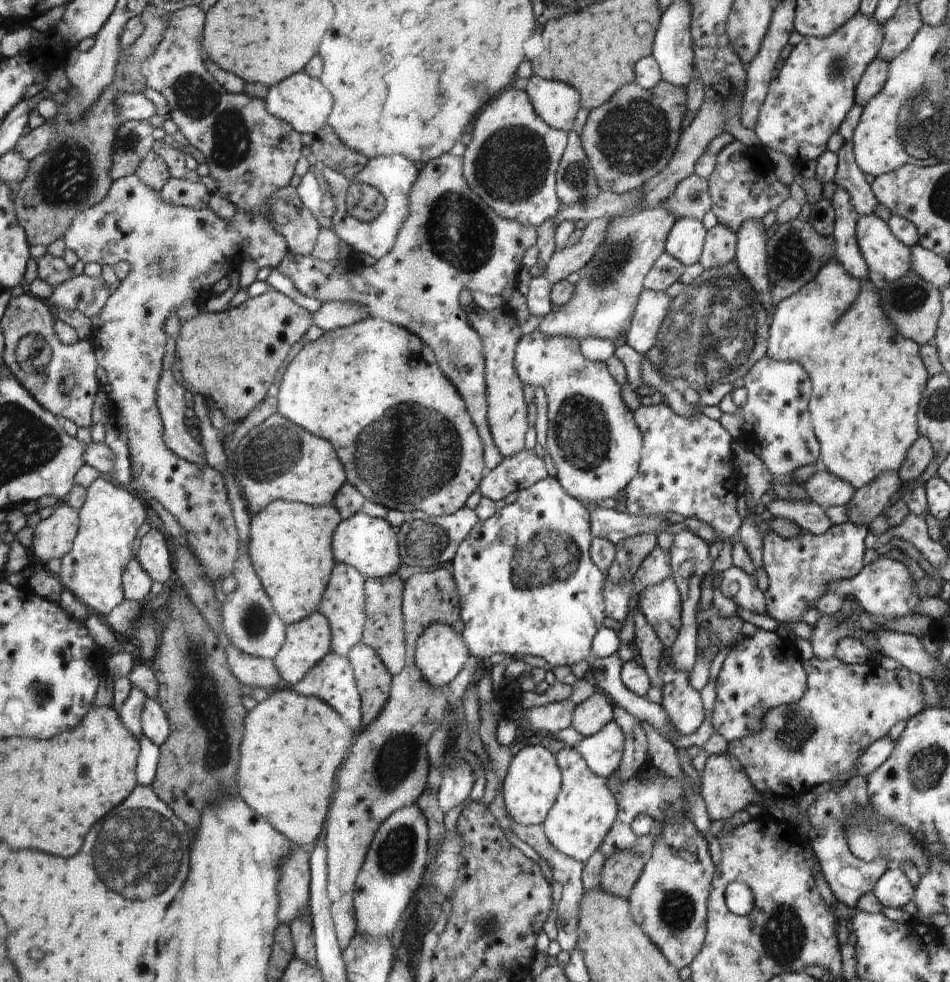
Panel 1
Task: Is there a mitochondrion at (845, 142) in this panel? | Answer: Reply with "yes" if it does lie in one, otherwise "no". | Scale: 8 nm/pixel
no

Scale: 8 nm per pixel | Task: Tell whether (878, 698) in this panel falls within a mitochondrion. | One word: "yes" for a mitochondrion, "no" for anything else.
no

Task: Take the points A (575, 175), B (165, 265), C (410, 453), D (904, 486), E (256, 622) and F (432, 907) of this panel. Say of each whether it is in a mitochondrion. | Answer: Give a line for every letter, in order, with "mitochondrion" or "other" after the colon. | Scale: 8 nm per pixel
A: mitochondrion
B: mitochondrion
C: mitochondrion
D: other
E: mitochondrion
F: other

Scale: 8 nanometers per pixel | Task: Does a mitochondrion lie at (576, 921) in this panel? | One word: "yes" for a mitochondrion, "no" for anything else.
no

